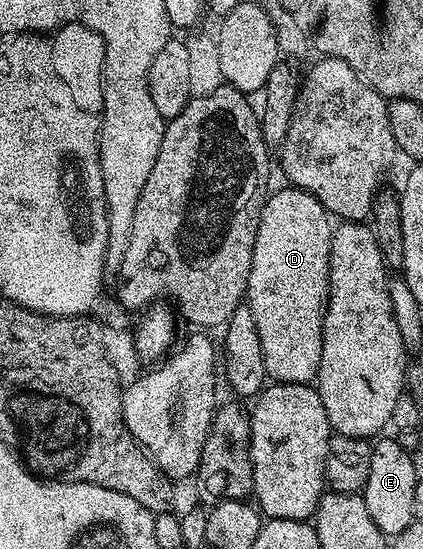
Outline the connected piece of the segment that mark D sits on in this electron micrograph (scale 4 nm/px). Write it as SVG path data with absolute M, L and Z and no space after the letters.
M285 188L278 189L275 193L273 190L262 208L256 243L252 251L252 271L248 275L244 301L252 311L256 332L260 335L260 348L264 351L267 378L283 385L304 385L317 378L320 367L326 301L330 298L332 217L308 191Z

